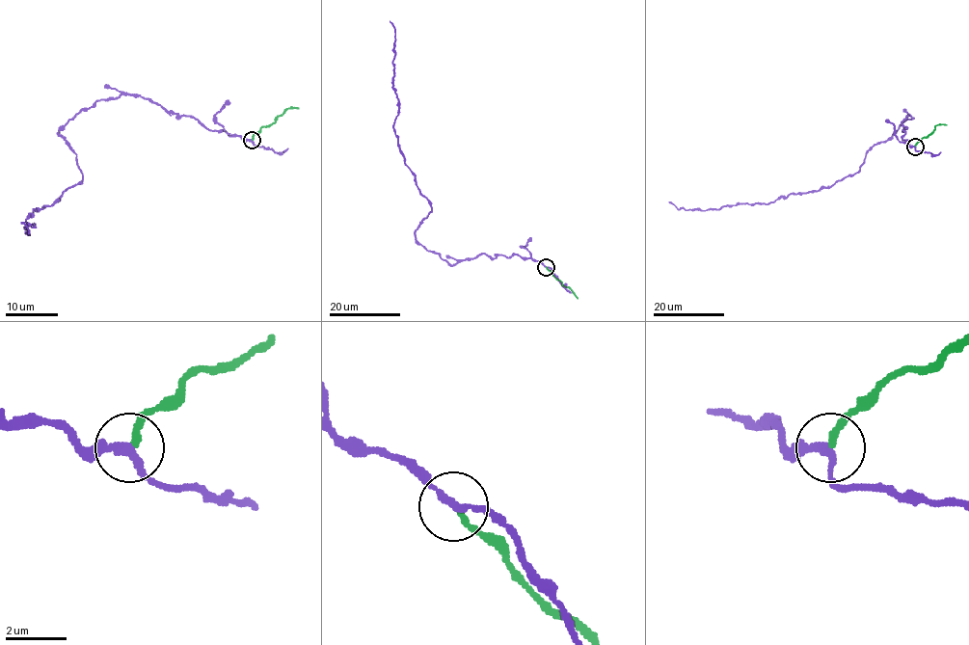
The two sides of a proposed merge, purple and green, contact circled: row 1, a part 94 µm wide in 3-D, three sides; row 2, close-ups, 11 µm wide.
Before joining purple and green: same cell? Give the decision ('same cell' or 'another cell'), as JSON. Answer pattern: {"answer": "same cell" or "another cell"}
{"answer": "another cell"}

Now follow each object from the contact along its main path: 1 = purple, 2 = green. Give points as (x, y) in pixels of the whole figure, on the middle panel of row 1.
1: (546, 267), (484, 253), (450, 264), (417, 241), (431, 207), (393, 125), (390, 20)
2: (546, 267), (578, 298)

